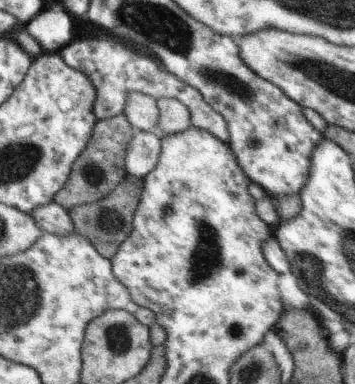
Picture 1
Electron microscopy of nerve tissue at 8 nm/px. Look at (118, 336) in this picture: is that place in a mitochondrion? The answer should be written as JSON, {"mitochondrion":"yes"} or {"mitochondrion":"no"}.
{"mitochondrion":"yes"}

